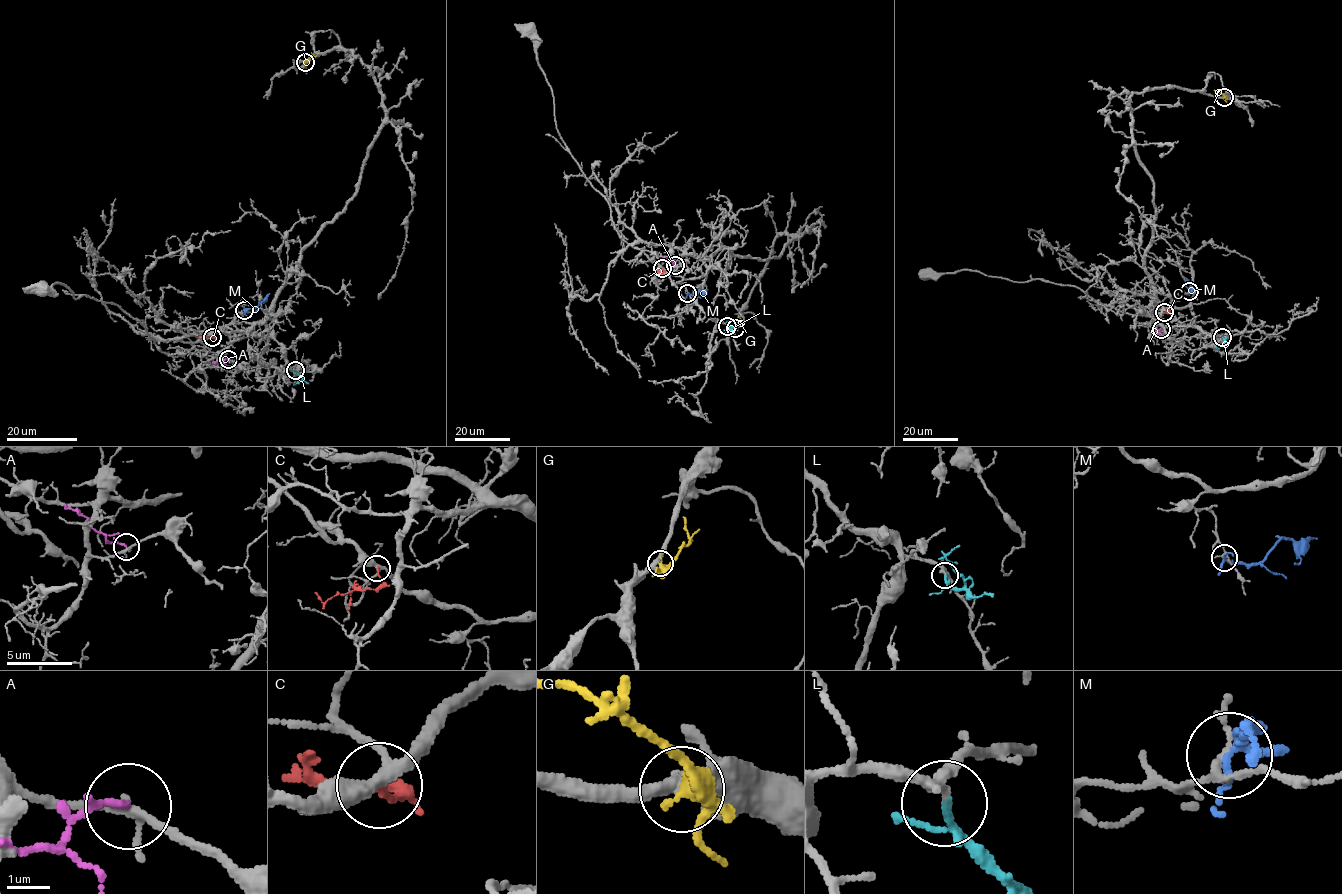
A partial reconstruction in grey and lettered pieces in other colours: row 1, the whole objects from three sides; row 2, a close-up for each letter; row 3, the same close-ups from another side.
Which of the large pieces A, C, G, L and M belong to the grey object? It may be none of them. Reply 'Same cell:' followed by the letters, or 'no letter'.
Same cell: L

